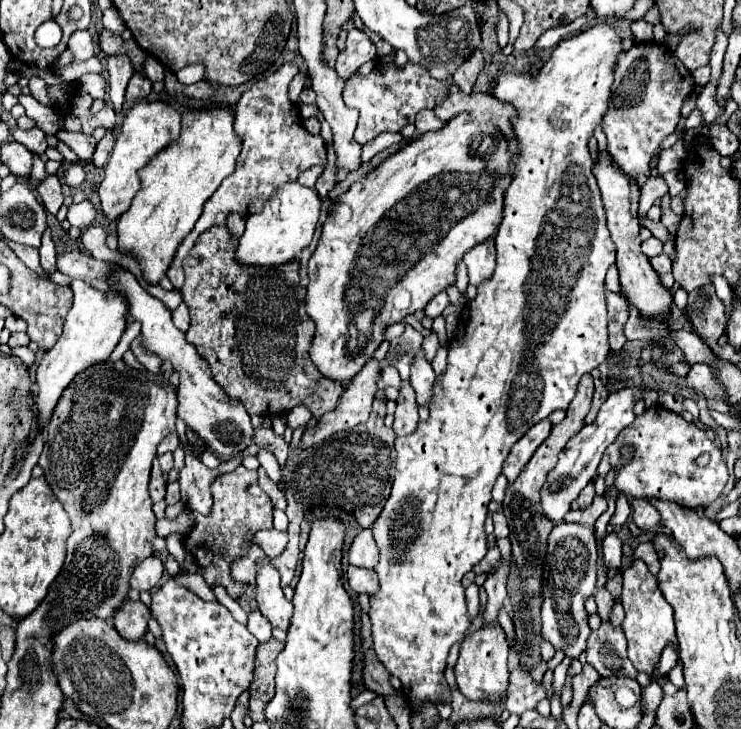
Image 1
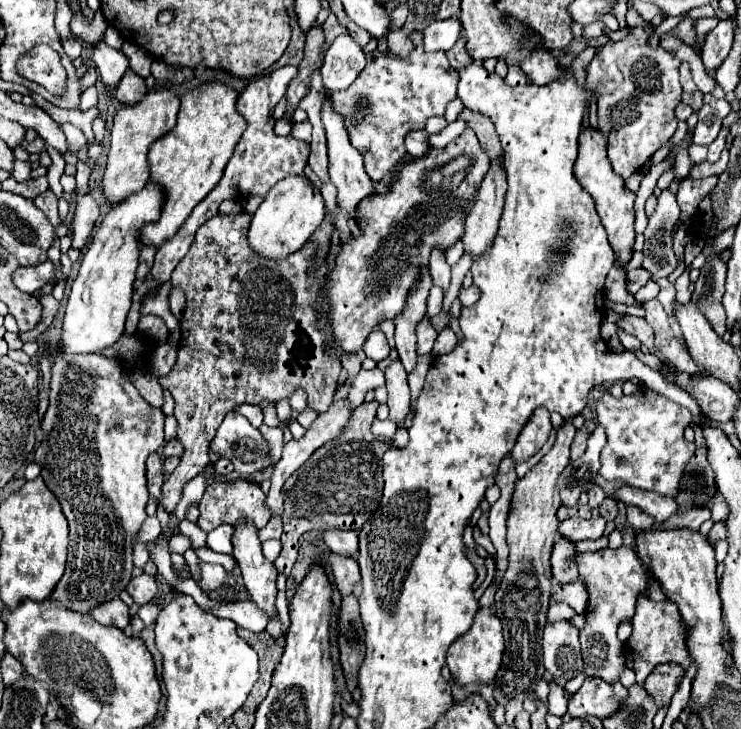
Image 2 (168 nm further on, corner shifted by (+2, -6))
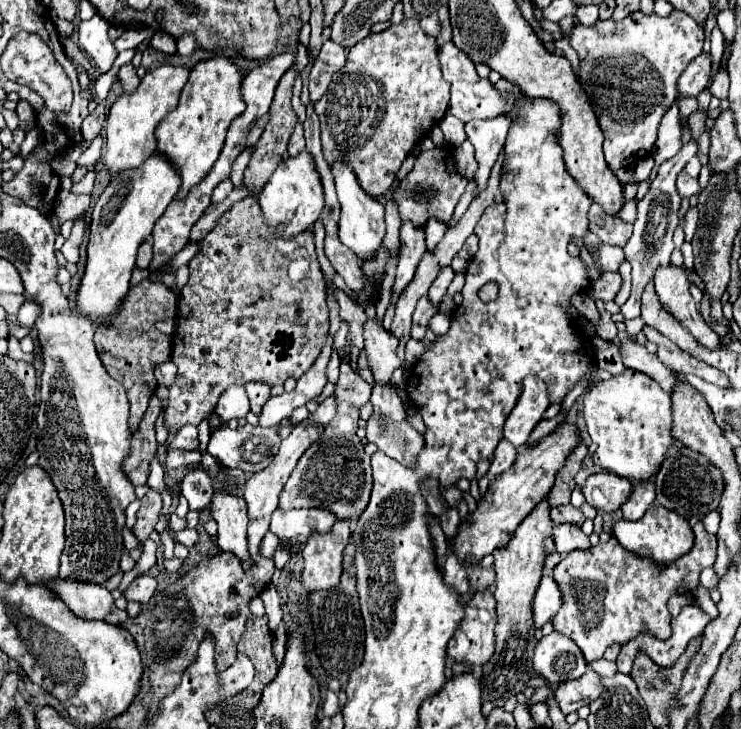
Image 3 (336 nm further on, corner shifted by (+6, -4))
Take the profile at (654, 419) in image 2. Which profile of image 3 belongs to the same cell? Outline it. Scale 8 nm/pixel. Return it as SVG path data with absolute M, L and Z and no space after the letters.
M625 369L607 381L595 381L583 401L591 439L597 443L595 465L625 479L649 479L671 447L671 397L651 377Z

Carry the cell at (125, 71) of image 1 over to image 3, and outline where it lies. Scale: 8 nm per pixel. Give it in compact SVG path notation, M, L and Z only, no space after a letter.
M99 15L79 23L79 45L93 61L93 65L97 65L103 73L111 69L117 57L117 51L111 39L107 37L107 29L109 29L109 23Z

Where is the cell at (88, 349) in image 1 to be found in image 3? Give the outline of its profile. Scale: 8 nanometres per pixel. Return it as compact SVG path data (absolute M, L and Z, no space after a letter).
M159 151L147 157L143 165L131 171L121 171L111 179L93 207L91 237L87 245L89 259L81 287L77 291L77 307L81 313L87 313L95 321L103 323L109 323L117 315L119 303L129 291L137 247L151 235L155 221L165 213L179 187L181 177L175 171L175 165L167 159L167 155Z

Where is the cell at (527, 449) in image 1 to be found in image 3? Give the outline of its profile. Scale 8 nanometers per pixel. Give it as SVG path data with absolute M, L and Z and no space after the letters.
M531 375L525 377L521 395L511 415L505 421L505 429L503 429L505 439L509 439L515 447L525 445L533 427L541 421L547 407L549 407L547 385L539 377L531 377Z

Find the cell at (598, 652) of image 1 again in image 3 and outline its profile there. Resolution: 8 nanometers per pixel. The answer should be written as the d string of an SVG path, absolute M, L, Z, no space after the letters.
M701 519L693 525L693 535L693 549L665 567L623 549L615 537L611 537L609 543L599 543L587 551L571 551L553 569L553 579L563 599L559 613L551 619L553 629L573 639L587 663L601 659L611 643L627 643L641 633L669 639L671 613L667 601L677 595L681 585L693 593L699 585L699 573L705 567L713 567L715 561L717 537L705 531Z

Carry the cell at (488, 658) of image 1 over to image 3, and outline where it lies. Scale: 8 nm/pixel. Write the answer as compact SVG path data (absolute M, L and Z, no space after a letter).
M481 589L465 603L465 617L447 647L449 657L467 665L487 663L493 651L495 623L495 597L491 591Z

